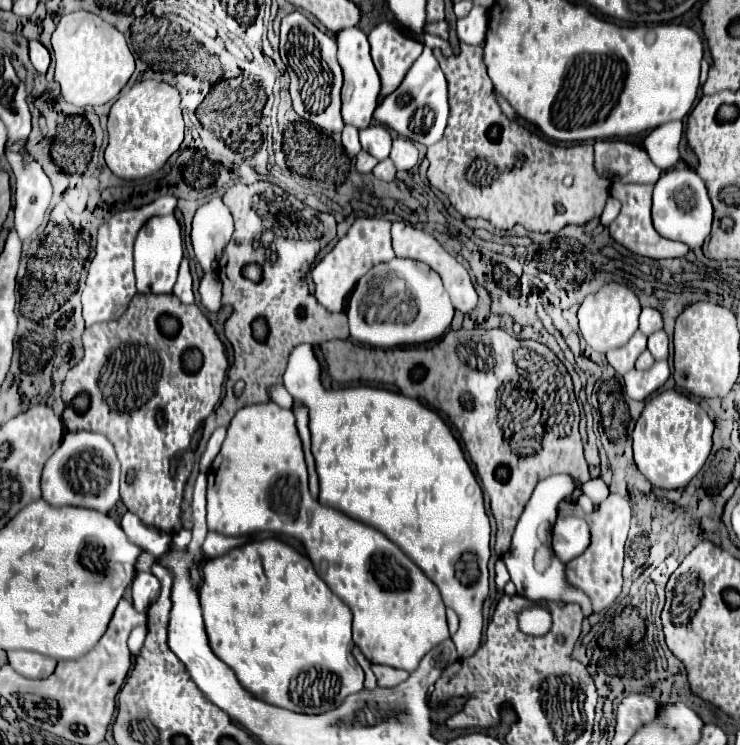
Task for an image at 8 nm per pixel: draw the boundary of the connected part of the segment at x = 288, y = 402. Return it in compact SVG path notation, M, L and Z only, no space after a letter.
M278 384L278 386L270 386L268 388L268 396L274 404L282 406L282 408L292 408L294 406L294 398L290 396L290 392L284 388L284 384Z

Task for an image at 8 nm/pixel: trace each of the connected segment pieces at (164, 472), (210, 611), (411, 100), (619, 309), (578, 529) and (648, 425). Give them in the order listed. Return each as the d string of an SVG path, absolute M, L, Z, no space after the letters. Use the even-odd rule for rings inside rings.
M136 294L128 306L128 310L118 318L118 320L112 320L112 322L100 322L92 328L86 328L84 332L84 358L74 366L70 368L70 372L66 374L66 380L62 384L62 400L66 402L66 410L62 414L62 422L66 426L68 432L80 432L80 430L86 430L86 432L100 432L104 434L112 444L114 444L114 450L116 450L116 456L122 464L122 476L120 476L120 496L122 496L122 502L126 504L126 508L136 514L144 524L148 526L154 526L154 528L160 528L168 534L176 534L180 528L182 528L182 510L180 510L180 504L182 504L182 492L184 492L184 484L190 476L190 468L192 468L192 438L196 434L196 430L202 426L202 422L212 414L212 410L218 406L220 402L220 396L222 396L222 382L224 382L224 376L226 376L226 370L228 370L228 360L226 360L226 352L224 352L224 344L220 342L214 326L210 324L210 320L204 316L204 312L200 310L200 306L196 304L180 304L180 300L176 300L176 296L172 294ZM190 352L200 352L202 358L188 358ZM86 392L88 398L90 398L90 404L86 410L76 410L70 406L70 402L78 396ZM182 454L182 460L178 464L174 464L174 458Z
M278 538L256 540L256 542L250 542L242 548L234 548L232 552L224 554L220 558L206 560L204 566L202 566L202 584L199 596L200 604L202 604L202 616L204 616L204 626L206 626L206 632L208 632L212 652L234 670L238 682L248 692L252 692L256 698L260 698L260 700L264 700L272 706L288 708L288 710L302 712L302 714L322 714L322 712L328 712L328 710L340 706L346 696L364 690L364 672L362 672L360 664L356 662L351 653L354 644L352 641L353 617L350 608L336 594L332 594L332 590L326 586L326 582L314 572L312 562L306 556L302 556L300 552L296 552L292 546L288 546L286 542L282 542Z
M424 46L424 52L412 64L402 84L380 102L380 106L374 112L374 118L380 124L396 130L400 136L406 136L424 146L430 146L442 138L448 118L448 92L446 78L438 66L438 60L432 54L432 48Z
M610 282L602 286L596 294L590 294L584 298L580 310L578 310L578 322L580 332L588 346L592 346L598 352L608 352L612 348L624 346L632 334L638 330L638 316L640 316L640 300L638 296L624 284Z
M558 518L552 528L552 550L560 562L570 562L580 556L590 544L588 524L582 518Z
M664 390L646 402L634 428L634 462L650 484L664 490L684 488L704 466L712 448L714 424L700 404L676 390Z

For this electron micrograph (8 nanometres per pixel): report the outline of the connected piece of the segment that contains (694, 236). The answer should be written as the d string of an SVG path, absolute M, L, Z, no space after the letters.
M672 168L662 172L656 182L652 197L652 223L654 228L670 240L678 240L688 244L692 250L700 248L710 234L712 224L712 202L708 198L704 180L692 170Z

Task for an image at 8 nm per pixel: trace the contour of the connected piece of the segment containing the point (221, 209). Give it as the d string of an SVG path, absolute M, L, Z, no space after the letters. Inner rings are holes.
M220 198L200 206L192 222L192 246L202 270L208 270L234 234L234 218Z

